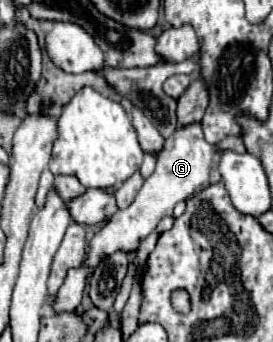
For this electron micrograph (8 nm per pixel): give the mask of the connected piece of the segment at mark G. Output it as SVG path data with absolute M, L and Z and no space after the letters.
M199 124L175 130L175 134L171 134L165 140L165 148L157 156L157 168L145 180L145 184L139 190L135 202L129 208L125 208L125 210L117 210L105 222L105 226L93 236L91 246L89 246L89 254L85 256L83 264L79 268L71 268L67 272L65 282L57 290L57 296L55 296L53 304L51 304L53 312L61 314L61 312L77 310L77 306L81 304L81 296L83 296L83 290L87 286L87 280L91 278L91 274L99 266L99 262L103 262L107 256L115 254L117 250L123 250L123 252L137 250L139 242L143 238L147 238L155 230L159 220L163 216L173 214L173 206L177 202L187 200L195 190L199 190L209 180L211 158L213 158L213 146L203 138L203 132L201 132Z

